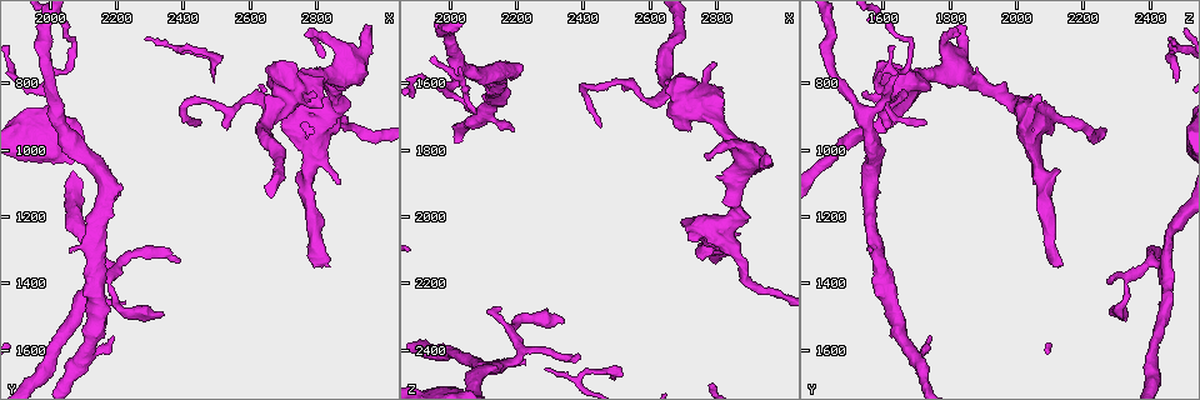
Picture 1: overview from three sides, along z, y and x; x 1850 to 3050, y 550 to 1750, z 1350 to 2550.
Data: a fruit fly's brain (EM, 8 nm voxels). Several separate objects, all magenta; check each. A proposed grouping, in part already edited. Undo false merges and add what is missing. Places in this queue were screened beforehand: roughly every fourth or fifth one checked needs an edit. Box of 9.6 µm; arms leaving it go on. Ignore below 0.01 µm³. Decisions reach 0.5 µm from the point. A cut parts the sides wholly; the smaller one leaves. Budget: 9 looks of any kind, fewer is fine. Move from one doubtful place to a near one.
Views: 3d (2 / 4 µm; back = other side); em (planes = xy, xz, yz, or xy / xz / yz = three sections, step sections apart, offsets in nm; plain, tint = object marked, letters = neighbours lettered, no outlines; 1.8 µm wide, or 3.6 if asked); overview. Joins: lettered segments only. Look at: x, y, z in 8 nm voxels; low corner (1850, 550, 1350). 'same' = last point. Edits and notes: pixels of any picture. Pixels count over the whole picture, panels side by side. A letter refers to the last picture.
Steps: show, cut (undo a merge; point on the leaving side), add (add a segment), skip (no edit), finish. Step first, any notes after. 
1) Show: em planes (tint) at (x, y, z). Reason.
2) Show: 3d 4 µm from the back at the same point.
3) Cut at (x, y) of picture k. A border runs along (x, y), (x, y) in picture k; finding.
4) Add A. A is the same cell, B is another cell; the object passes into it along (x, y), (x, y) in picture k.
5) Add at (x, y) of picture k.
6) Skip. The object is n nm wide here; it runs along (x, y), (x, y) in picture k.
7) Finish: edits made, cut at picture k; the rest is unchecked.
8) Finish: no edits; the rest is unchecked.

Show: 3d 4 µm at (2870, 1100, 2060). An open end.

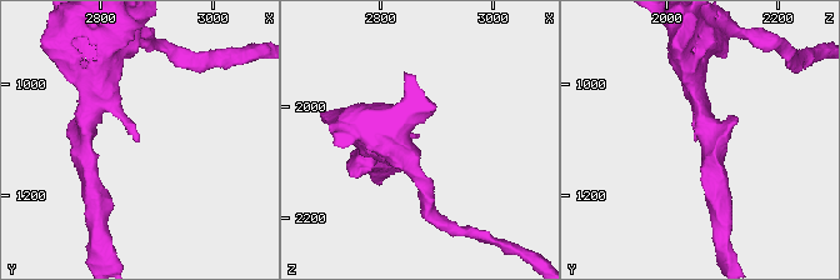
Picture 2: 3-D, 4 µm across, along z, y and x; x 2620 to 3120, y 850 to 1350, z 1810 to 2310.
Show: em planes (letters) at (2870, 1100, 2050).

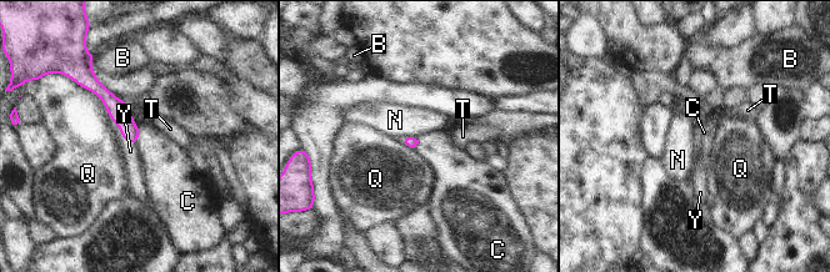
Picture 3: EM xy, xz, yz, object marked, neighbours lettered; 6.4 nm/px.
Add Y. Y is the same cell, B, C, N, Q and T are other cells; the cell continues.

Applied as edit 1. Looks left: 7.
Show: overview.

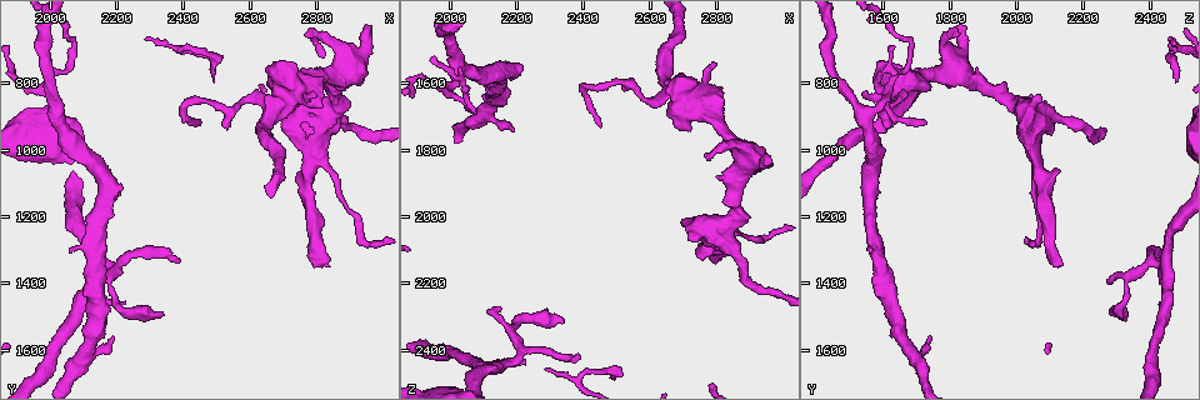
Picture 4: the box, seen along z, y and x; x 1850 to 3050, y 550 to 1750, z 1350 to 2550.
Show: 3d 2 µm from the back at (2810, 760, 1880). Free end.

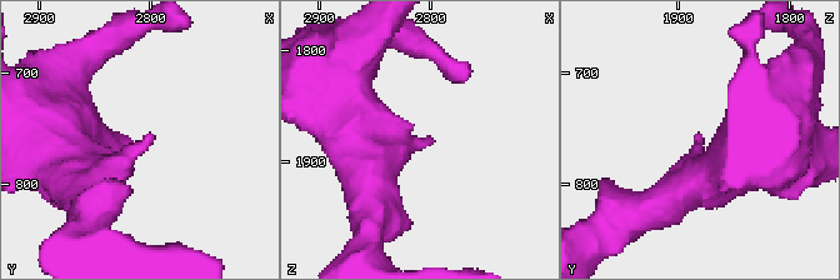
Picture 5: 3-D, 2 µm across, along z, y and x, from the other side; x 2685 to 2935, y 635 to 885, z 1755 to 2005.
Show: em planes (letters) at (2802, 758, 1888).

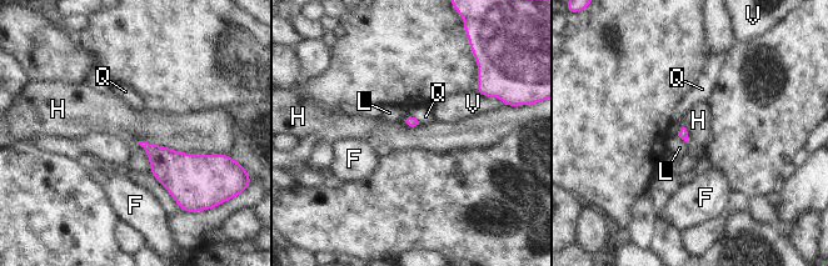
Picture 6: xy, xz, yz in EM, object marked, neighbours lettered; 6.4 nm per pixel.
Skip. F, H, L, Q and V are other cells; a border runs along (136, 144), (149, 141), (194, 154) in picture 6; none of them fits.

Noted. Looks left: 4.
Show: 3d 4 µm at (2840, 1350, 2120). Long arm stops here.

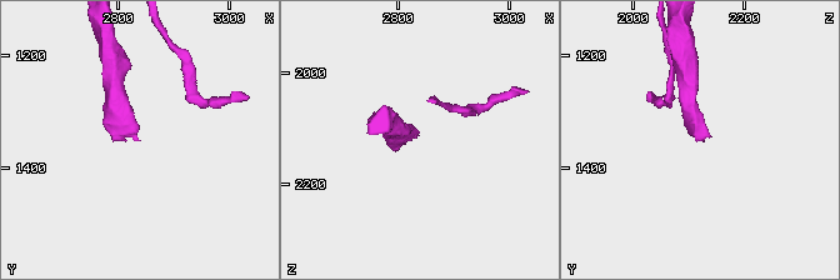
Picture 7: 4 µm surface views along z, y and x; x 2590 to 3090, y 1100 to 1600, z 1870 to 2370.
Show: em xz step 4 (letters) at (2840, 1350, 2110).

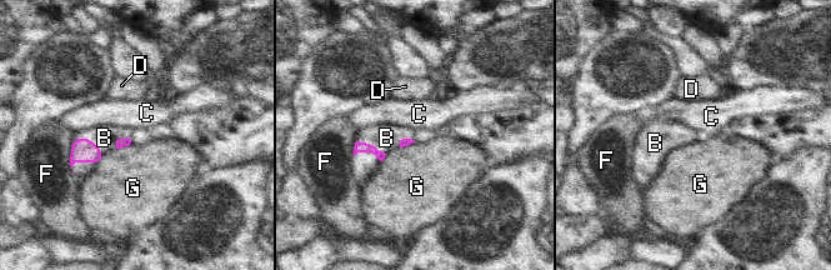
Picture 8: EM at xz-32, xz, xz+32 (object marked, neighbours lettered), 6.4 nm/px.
Add B. B is the same cell, C, D, F and G are other cells; the object passes into it along (84, 150), (90, 139), (104, 138) in picture 8; the cell continues.

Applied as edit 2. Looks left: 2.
Show: 3d 2 µm at (2340, 1490, 2310). Branch stops here.

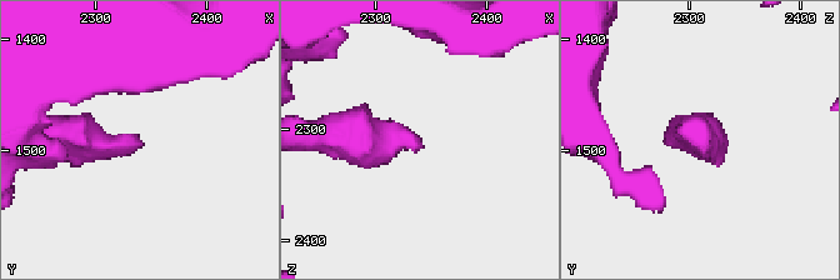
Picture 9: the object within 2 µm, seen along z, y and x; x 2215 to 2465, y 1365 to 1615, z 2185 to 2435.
Show: em yz step 4 (letters) at (2338, 1488, 2320).

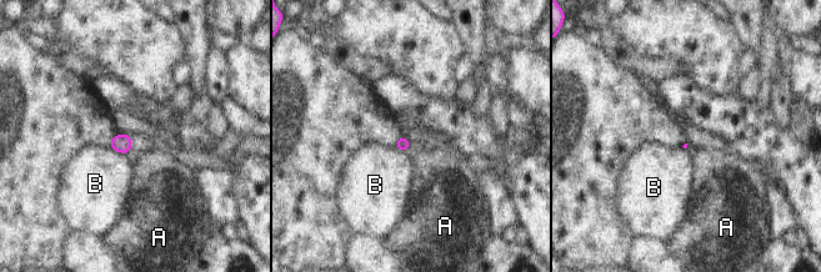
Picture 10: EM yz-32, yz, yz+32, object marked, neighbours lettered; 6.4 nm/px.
Skip. The longest contact is with B, 130 nm; A and B are other cells; a border runs along (109, 146), (125, 156) in picture 10; none of them fits.

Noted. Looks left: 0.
Finish: edits made, add at picture 3, add at picture 8; the rest is unchecked.

